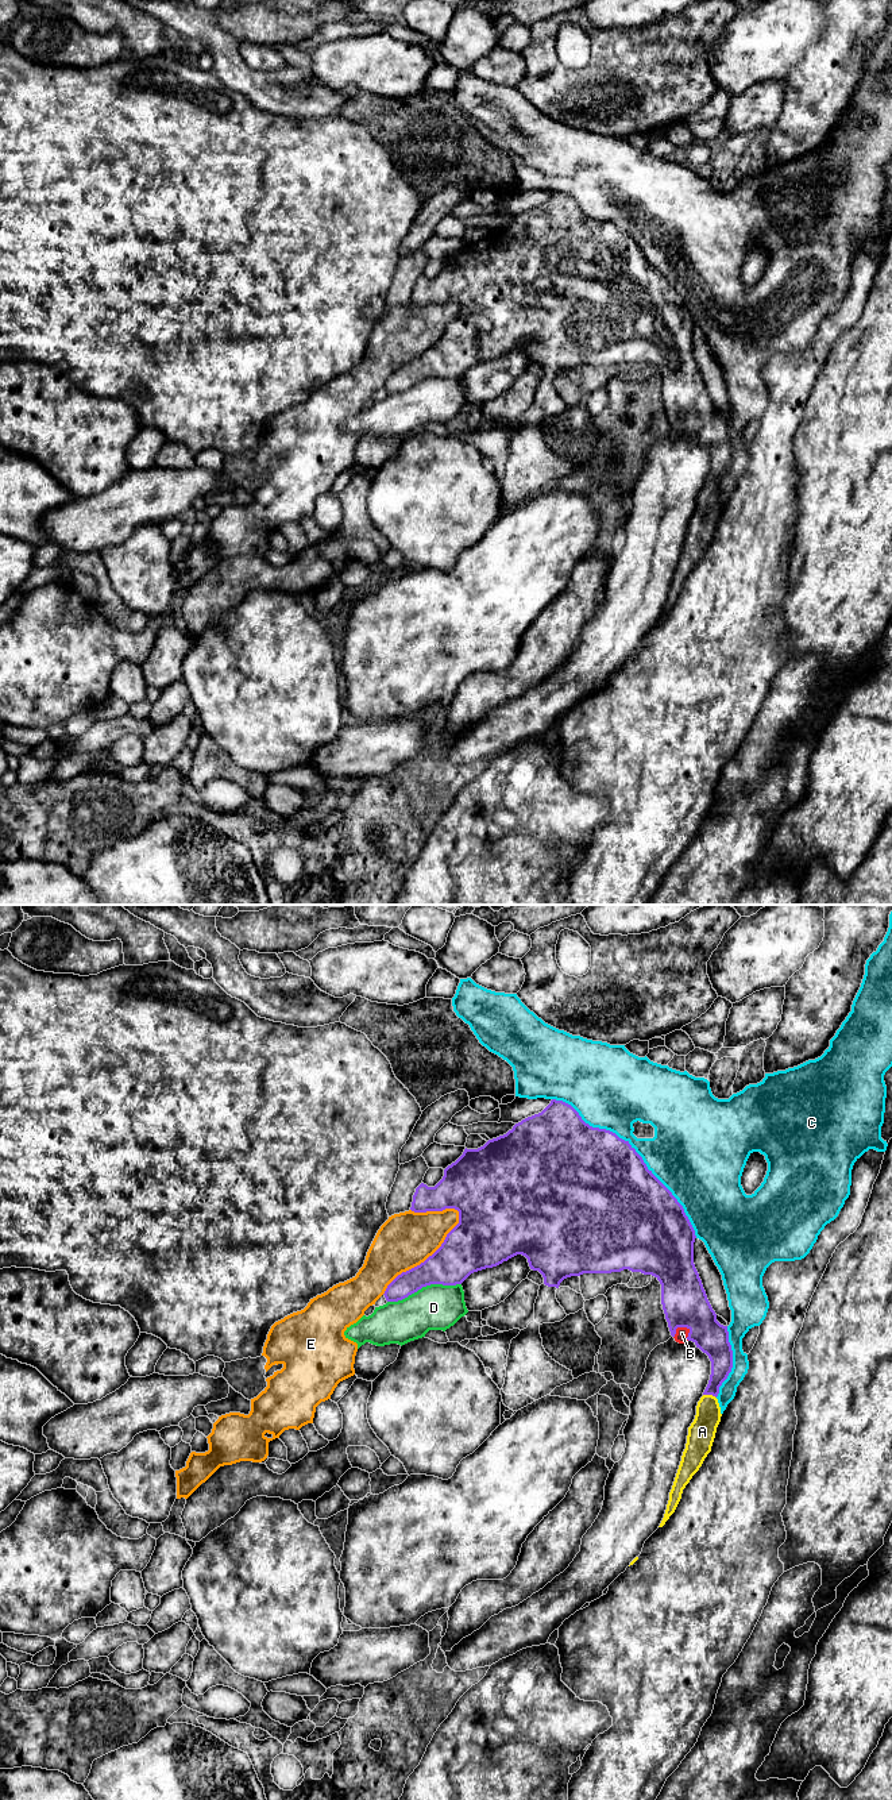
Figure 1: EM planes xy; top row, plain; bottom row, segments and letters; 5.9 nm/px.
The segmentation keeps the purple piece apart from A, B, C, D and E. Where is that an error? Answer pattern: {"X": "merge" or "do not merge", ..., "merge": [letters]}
{"A": "merge", "B": "merge", "C": "do not merge", "D": "do not merge", "E": "do not merge", "merge": ["A", "B"]}

